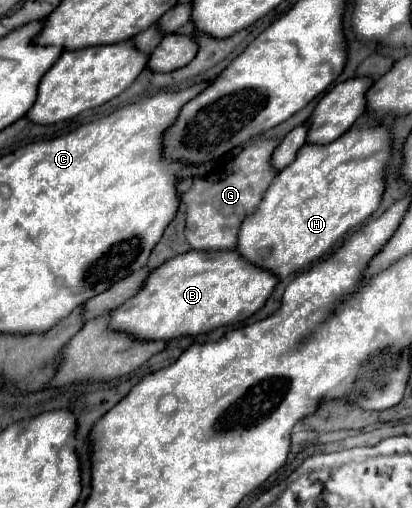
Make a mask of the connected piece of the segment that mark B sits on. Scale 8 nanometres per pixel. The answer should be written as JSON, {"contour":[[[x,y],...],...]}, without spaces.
{"contour":[[[190,250],[166,260],[146,278],[146,286],[110,312],[114,330],[130,330],[138,338],[174,340],[180,336],[208,334],[220,326],[238,324],[258,312],[276,288],[272,272],[252,266],[236,250],[198,252]]]}

